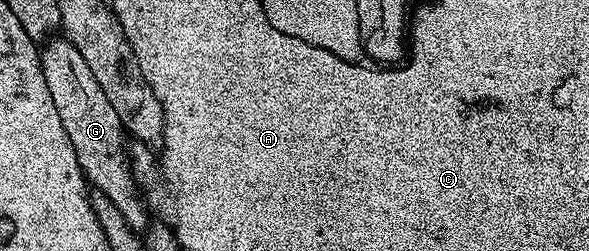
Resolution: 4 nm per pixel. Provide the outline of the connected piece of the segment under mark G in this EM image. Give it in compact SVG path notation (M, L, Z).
M64 36L50 37L40 47L39 57L43 80L47 80L47 92L51 92L55 108L59 108L59 120L63 120L63 128L67 128L67 137L71 140L71 148L75 148L79 168L85 173L92 189L105 194L107 200L111 200L111 204L119 208L132 230L144 231L147 206L142 195L141 198L137 195L137 182L133 179L133 170L129 167L128 160L125 159L125 127L119 116L115 116L111 100L103 96L103 88L99 88L95 76L91 76L87 60L79 56L79 48L75 48L75 44L71 44Z

